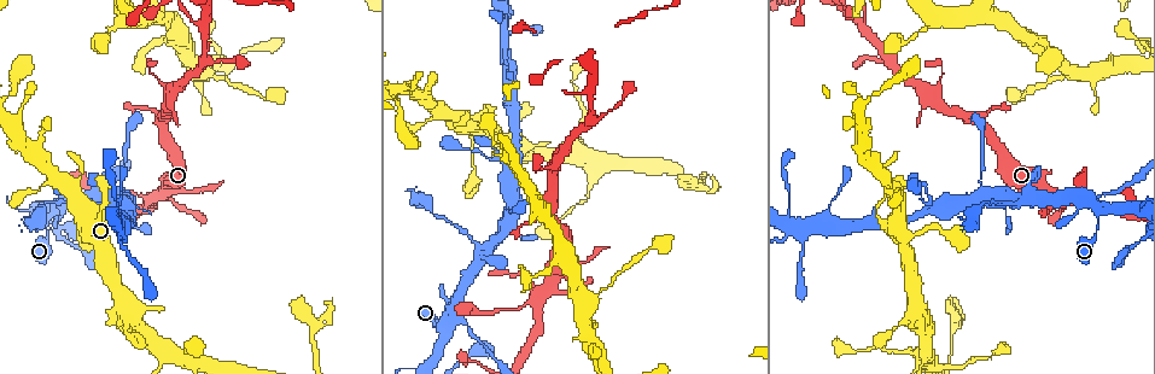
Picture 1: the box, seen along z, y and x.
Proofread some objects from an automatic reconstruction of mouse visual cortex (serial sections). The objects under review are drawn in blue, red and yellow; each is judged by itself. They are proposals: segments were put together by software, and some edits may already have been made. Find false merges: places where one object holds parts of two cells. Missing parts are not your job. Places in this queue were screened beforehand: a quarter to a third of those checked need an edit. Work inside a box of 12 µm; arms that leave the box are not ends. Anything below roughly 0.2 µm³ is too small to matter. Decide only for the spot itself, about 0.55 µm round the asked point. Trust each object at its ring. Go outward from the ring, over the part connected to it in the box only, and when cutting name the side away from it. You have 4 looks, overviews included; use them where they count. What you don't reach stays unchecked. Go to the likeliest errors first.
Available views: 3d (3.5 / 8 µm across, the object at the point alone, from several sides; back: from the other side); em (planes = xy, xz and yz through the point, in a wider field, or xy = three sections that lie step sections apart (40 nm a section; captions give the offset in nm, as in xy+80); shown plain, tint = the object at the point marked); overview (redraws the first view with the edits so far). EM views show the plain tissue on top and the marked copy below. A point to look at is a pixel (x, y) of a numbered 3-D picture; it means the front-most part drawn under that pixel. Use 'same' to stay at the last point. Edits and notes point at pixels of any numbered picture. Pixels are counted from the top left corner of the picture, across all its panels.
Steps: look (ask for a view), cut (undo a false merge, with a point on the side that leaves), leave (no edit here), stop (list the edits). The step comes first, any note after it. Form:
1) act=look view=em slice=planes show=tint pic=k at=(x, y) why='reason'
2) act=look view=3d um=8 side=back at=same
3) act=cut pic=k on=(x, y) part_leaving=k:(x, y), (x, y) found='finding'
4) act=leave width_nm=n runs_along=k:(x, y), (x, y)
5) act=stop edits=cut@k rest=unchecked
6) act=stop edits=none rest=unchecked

act=look view=3d um=8 pic=1 at=(462, 320) why='sudden change in width'

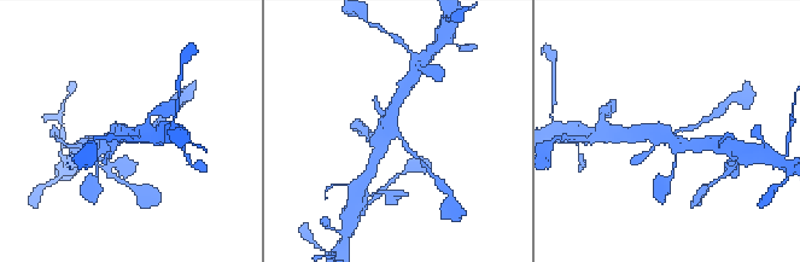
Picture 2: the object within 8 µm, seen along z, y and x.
act=look view=em slice=xy step=1 show=tint pic=2 at=(397, 132) why='need the tissue'

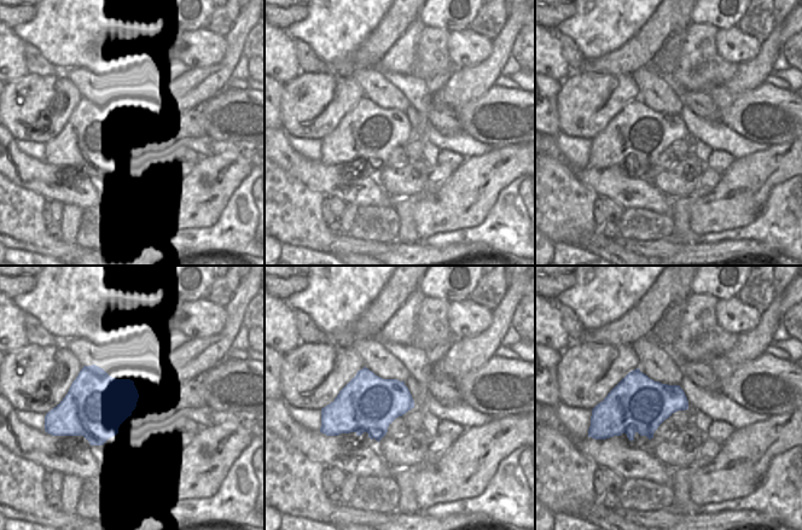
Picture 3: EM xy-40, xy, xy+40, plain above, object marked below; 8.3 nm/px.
act=leave width_nm=460 runs_along=2:(103, 151), (115, 135), (147, 128) found='one cell here'

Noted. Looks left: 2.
act=look view=3d um=8 pic=1 at=(925, 352) why='a fork'

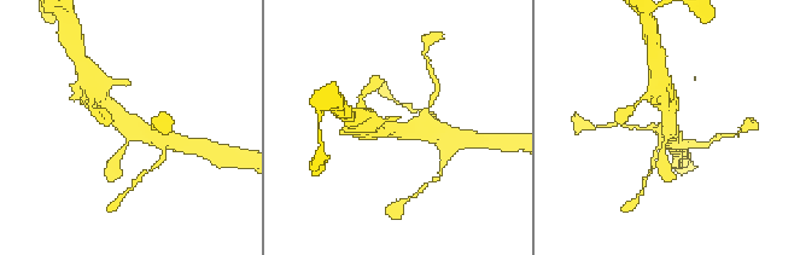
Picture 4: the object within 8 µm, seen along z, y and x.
act=look view=em slice=xy step=5 show=tint pic=4 at=(668, 130)

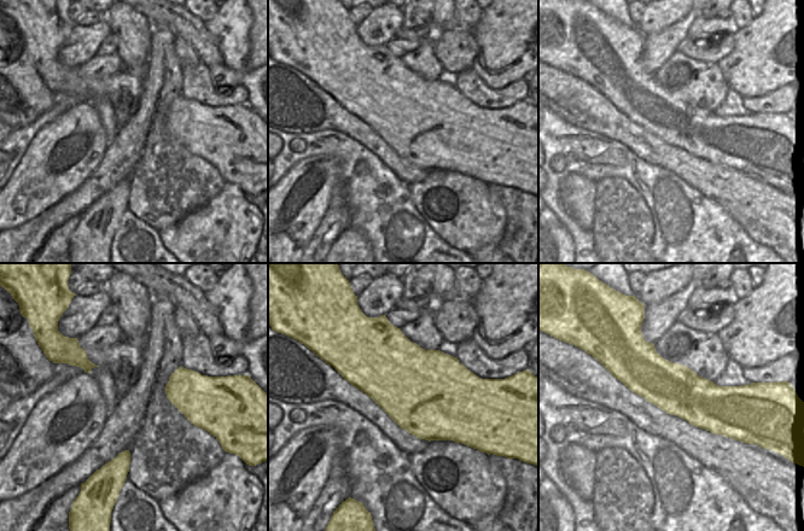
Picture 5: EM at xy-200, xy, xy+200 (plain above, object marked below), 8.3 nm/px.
act=leave runs_along=4:(104, 106), (130, 128), (165, 140) found='continuous, no second cell'

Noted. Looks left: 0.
act=stop edits=none rest=unchecked

